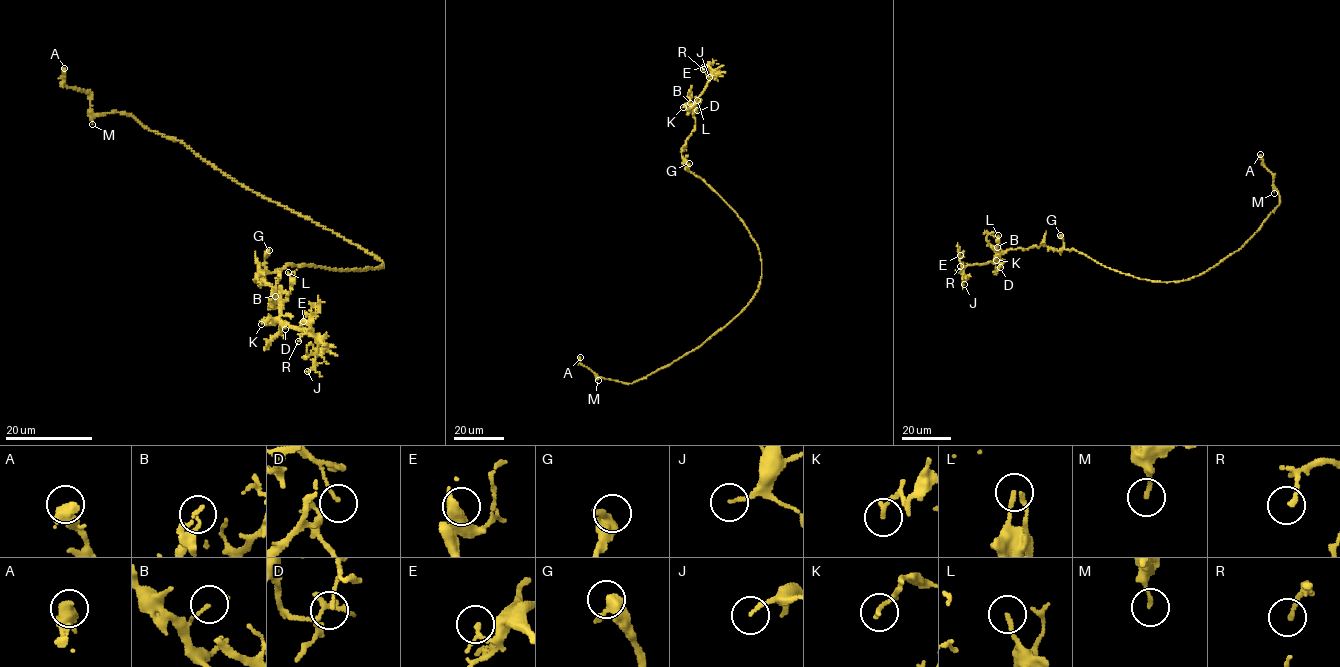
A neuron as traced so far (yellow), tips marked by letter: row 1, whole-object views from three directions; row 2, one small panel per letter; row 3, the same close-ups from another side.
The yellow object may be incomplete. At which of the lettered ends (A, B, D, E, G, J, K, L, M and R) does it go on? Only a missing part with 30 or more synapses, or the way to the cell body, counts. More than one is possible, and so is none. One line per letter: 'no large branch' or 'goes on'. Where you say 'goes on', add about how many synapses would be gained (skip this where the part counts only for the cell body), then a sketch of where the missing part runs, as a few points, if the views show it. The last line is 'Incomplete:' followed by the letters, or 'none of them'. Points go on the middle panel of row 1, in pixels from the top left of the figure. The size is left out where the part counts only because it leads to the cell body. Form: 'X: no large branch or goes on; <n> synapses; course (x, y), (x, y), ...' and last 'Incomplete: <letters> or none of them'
A: no large branch
B: no large branch
D: no large branch
E: no large branch
G: no large branch
J: no large branch
K: no large branch
L: no large branch
M: no large branch
R: no large branch
Incomplete: none of them

